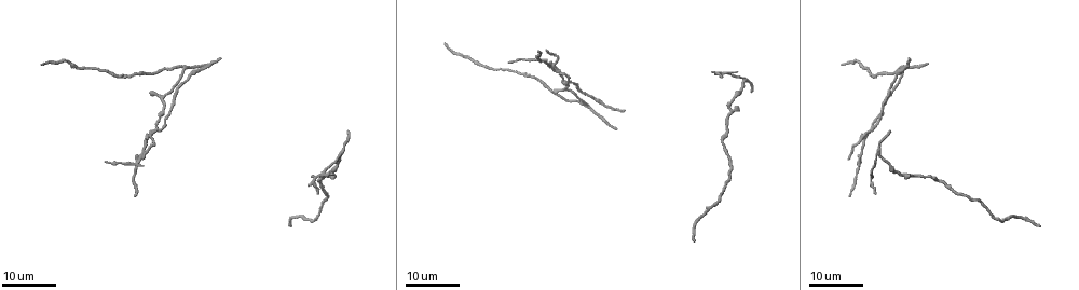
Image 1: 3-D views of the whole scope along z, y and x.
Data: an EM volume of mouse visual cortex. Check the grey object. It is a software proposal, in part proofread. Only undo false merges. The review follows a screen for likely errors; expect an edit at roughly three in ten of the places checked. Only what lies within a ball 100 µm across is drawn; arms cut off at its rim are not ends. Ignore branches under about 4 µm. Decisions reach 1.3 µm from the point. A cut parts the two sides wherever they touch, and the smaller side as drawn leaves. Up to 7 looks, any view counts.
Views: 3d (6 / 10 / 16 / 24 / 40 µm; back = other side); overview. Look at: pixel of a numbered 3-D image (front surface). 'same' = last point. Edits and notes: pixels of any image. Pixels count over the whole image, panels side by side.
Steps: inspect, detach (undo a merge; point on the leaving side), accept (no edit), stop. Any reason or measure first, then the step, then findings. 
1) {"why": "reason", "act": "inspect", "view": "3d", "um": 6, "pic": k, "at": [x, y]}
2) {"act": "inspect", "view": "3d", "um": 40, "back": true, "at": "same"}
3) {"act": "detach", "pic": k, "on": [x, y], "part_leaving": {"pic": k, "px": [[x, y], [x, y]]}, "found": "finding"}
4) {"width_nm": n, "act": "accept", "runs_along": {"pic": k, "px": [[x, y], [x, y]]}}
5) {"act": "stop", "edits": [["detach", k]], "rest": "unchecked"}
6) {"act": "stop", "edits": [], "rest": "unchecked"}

{"why": "side arm on a straight run", "act": "inspect", "view": "3d", "um": 24, "pic": 1, "at": [341, 156]}

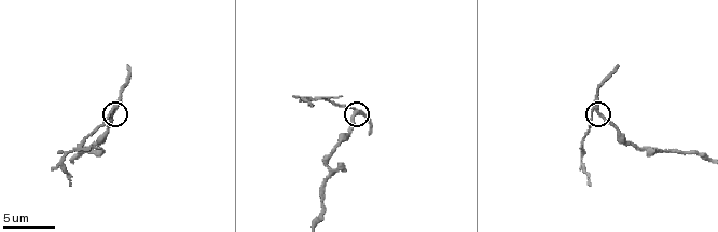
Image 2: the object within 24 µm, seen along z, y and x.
{"act": "inspect", "view": "3d", "um": 6, "pic": 2, "at": [354, 112]}

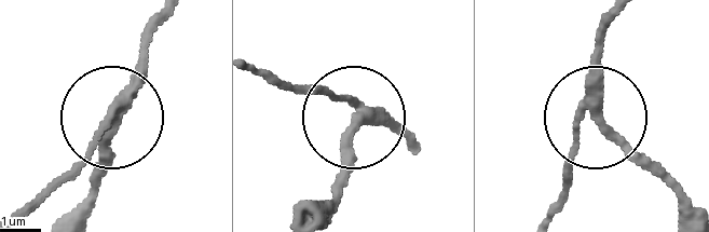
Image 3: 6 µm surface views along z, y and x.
{"act": "inspect", "view": "3d", "um": 6, "back": true, "pic": 3, "at": [115, 114]}

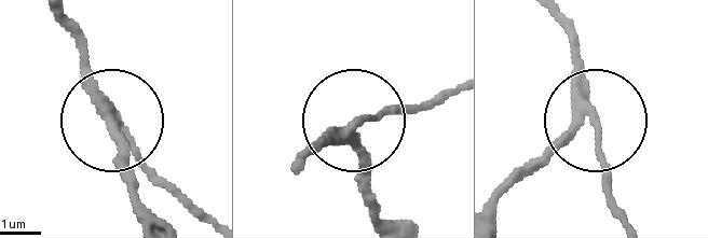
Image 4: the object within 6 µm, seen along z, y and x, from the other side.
{"act": "accept", "found": "continuous, no second neuron"}

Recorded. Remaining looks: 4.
{"why": "three arms meet", "act": "inspect", "view": "3d", "um": 24, "pic": 1, "at": [156, 129]}

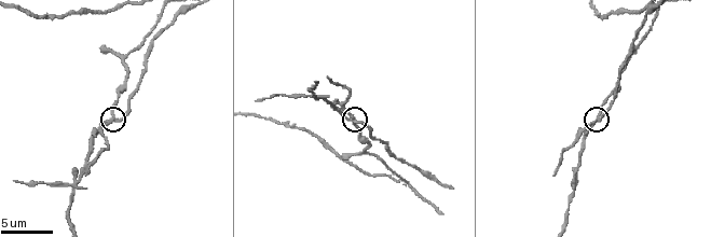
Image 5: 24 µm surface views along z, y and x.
{"act": "inspect", "view": "3d", "um": 6, "pic": 5, "at": [353, 122]}

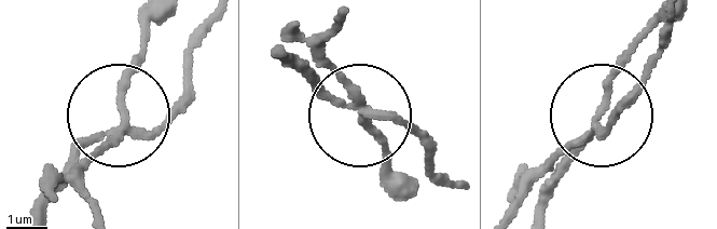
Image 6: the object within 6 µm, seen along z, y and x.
{"width_nm": 180, "act": "accept", "runs_along": {"pic": 6, "px": [[221, 12], [177, 105], [115, 125], [46, 194]]}, "found": "all the same neuron"}

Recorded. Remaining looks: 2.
{"why": "sudden change in width", "act": "inspect", "view": "3d", "um": 6, "pic": 5, "at": [365, 153]}

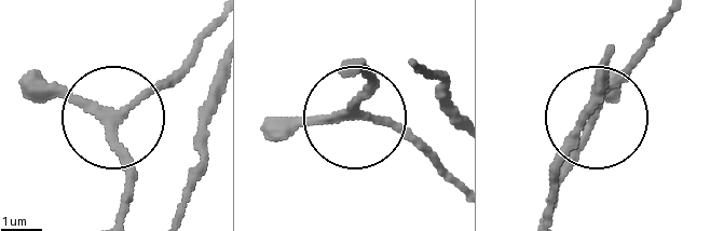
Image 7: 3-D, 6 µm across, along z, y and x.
{"act": "accept", "runs_along": {"pic": 7, "px": [[363, 65], [359, 117], [397, 124], [435, 158]]}, "found": "continuous, no second neuron"}

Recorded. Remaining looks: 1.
{"act": "stop", "edits": [], "rest": "unchecked"}

